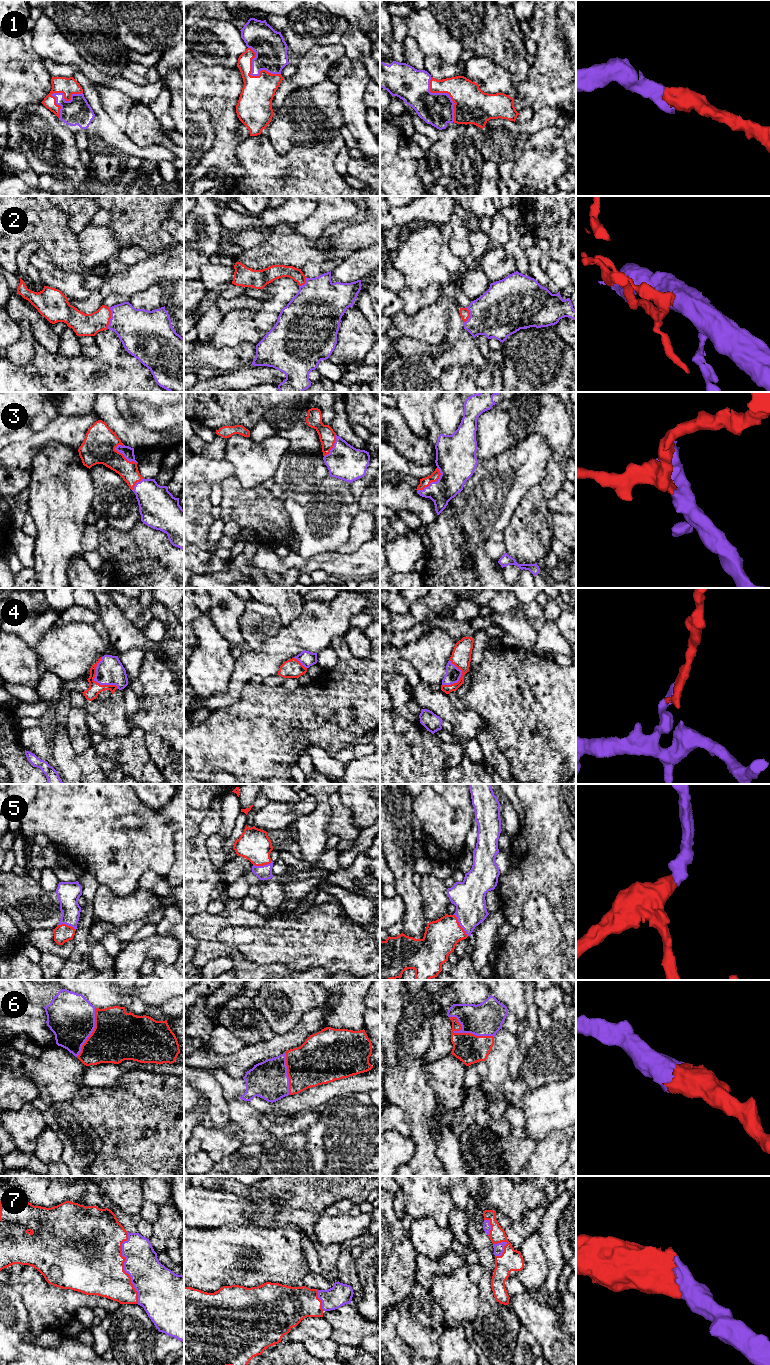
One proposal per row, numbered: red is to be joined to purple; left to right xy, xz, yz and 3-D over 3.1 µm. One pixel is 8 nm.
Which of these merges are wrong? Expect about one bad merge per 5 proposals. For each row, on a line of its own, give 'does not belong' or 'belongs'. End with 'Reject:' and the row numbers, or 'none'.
1: belongs
2: belongs
3: belongs
4: belongs
5: belongs
6: belongs
7: belongs
Reject: none

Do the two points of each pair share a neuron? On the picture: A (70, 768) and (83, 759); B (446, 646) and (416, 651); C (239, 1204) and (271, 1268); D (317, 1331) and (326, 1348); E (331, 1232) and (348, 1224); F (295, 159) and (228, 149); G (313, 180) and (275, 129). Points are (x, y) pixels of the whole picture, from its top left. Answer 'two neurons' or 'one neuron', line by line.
A: two neurons
B: one neuron
C: two neurons
D: two neurons
E: one neuron
F: two neurons
G: two neurons

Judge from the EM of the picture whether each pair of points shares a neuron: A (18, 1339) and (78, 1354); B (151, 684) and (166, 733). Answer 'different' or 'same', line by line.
A: same
B: same

